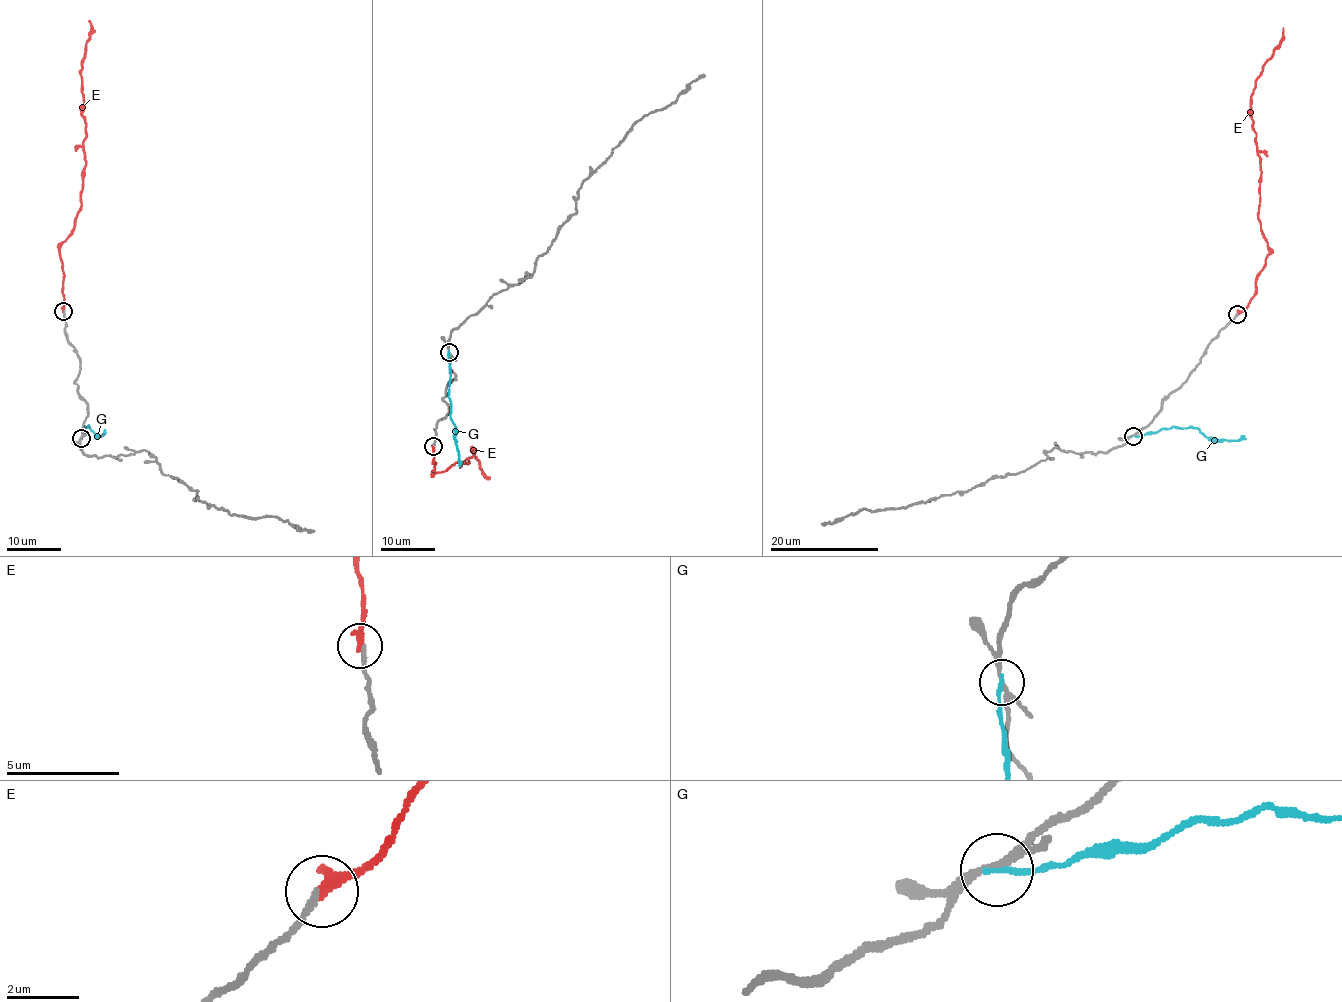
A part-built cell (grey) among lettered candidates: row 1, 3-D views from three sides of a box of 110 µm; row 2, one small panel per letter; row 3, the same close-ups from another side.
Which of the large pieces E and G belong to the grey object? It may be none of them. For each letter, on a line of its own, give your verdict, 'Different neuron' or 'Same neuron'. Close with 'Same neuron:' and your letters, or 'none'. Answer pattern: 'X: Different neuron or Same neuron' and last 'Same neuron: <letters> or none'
E: Same neuron
G: Different neuron
Same neuron: E

